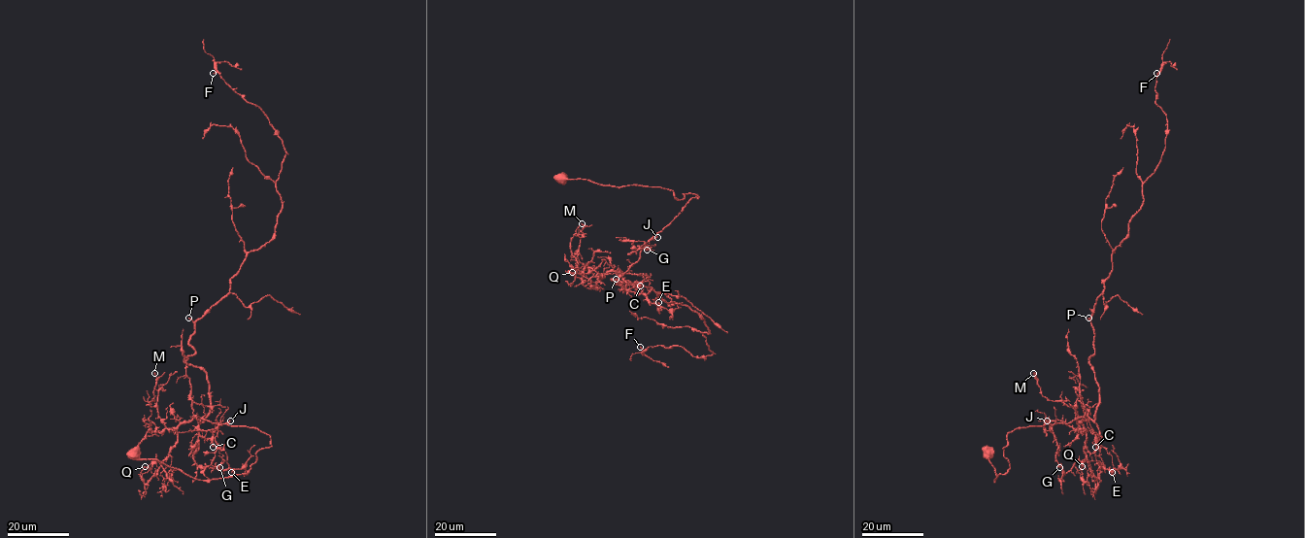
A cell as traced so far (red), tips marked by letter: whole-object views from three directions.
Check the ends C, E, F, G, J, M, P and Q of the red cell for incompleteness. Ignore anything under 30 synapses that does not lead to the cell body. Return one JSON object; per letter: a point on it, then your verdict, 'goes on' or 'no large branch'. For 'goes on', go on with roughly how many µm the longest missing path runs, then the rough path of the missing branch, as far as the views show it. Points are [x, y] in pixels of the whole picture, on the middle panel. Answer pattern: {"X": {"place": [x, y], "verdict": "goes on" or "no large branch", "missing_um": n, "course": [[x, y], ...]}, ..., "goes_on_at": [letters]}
{"C": {"place": [640, 285], "verdict": "no large branch"}, "E": {"place": [658, 302], "verdict": "no large branch"}, "F": {"place": [640, 347], "verdict": "no large branch"}, "G": {"place": [647, 250], "verdict": "no large branch"}, "J": {"place": [657, 237], "verdict": "no large branch"}, "M": {"place": [582, 223], "verdict": "no large branch"}, "P": {"place": [616, 279], "verdict": "goes on", "missing_um": 80, "course": [[616, 279], [592, 279], [630, 277], [636, 272], [632, 275], [637, 285], [619, 295], [628, 302], [630, 297]]}, "Q": {"place": [572, 272], "verdict": "no large branch"}, "goes_on_at": ["P"]}

